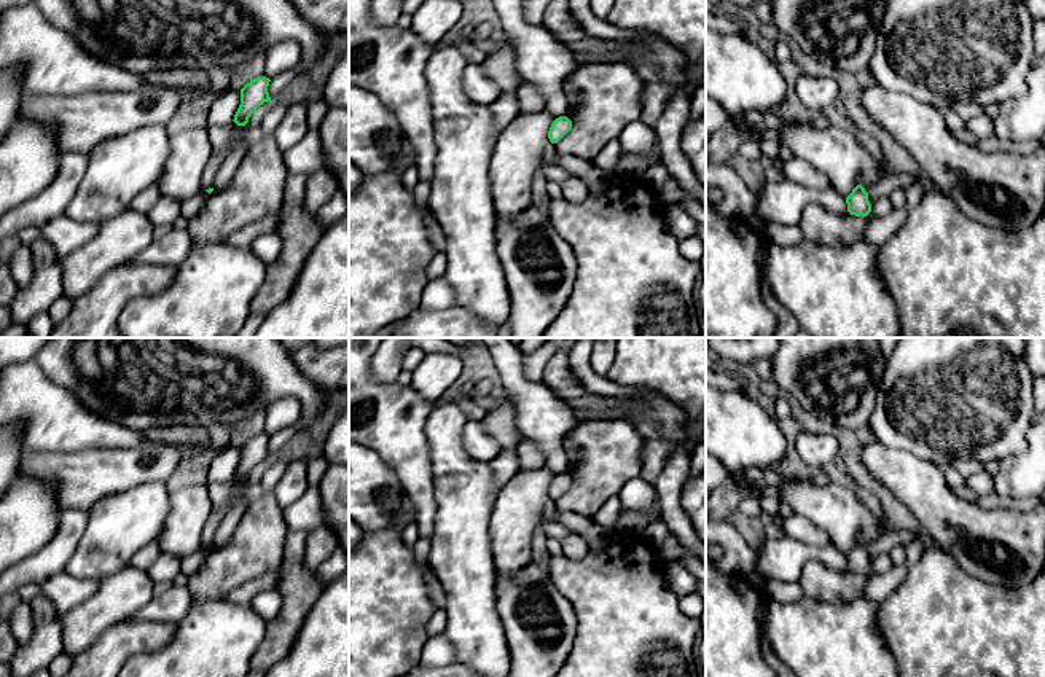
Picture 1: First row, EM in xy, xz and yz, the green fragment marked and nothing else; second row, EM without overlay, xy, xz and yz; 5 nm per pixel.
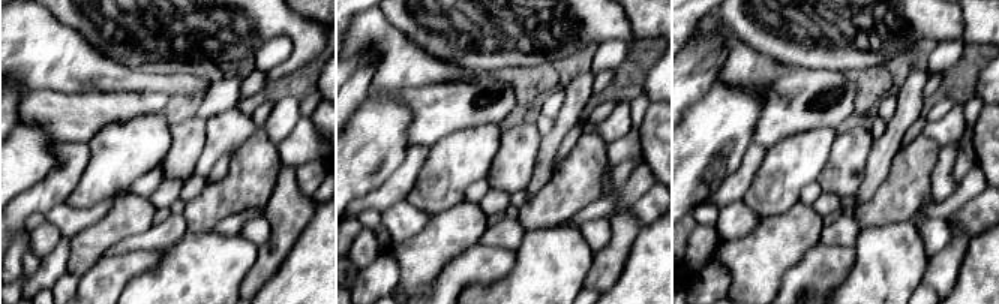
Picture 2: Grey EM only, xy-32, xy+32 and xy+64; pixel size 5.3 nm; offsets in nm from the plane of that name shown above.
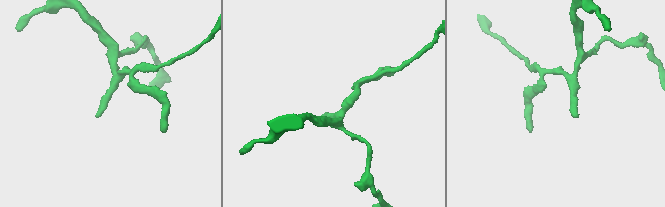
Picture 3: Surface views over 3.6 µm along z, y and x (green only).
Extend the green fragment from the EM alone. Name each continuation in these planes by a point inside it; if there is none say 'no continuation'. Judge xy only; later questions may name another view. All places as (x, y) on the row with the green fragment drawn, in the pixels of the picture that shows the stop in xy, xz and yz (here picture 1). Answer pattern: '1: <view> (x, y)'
no continuation

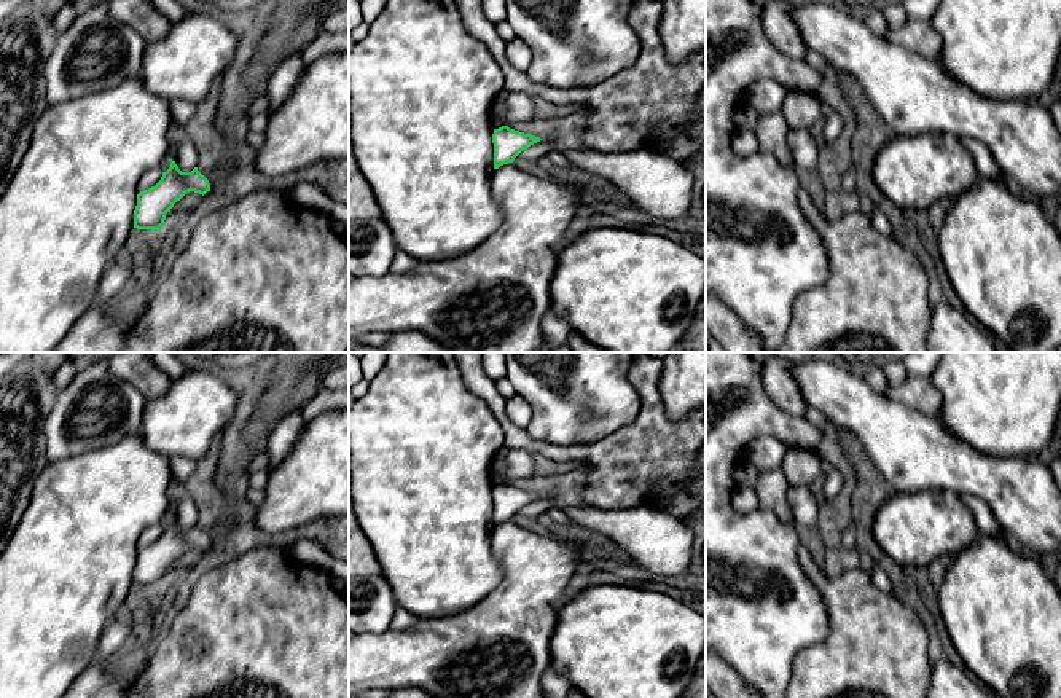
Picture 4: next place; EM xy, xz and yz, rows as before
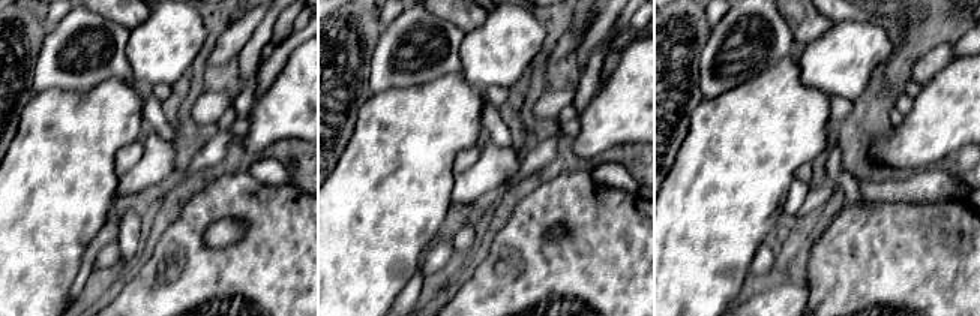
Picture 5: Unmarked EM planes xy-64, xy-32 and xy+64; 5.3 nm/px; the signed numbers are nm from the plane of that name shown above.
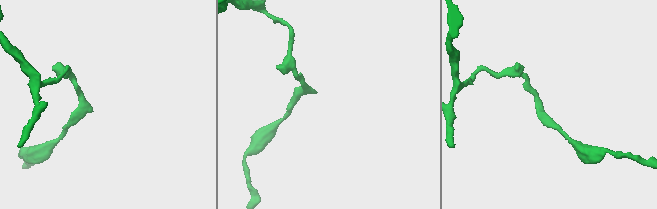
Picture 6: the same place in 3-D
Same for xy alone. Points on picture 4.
1: xy (209, 199)

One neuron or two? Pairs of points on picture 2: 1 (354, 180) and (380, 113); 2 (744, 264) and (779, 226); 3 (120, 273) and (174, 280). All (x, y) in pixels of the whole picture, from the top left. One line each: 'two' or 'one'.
1: one
2: one
3: two

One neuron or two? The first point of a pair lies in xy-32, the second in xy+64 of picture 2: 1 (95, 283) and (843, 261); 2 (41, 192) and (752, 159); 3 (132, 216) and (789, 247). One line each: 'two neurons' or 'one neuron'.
1: one neuron
2: one neuron
3: one neuron

